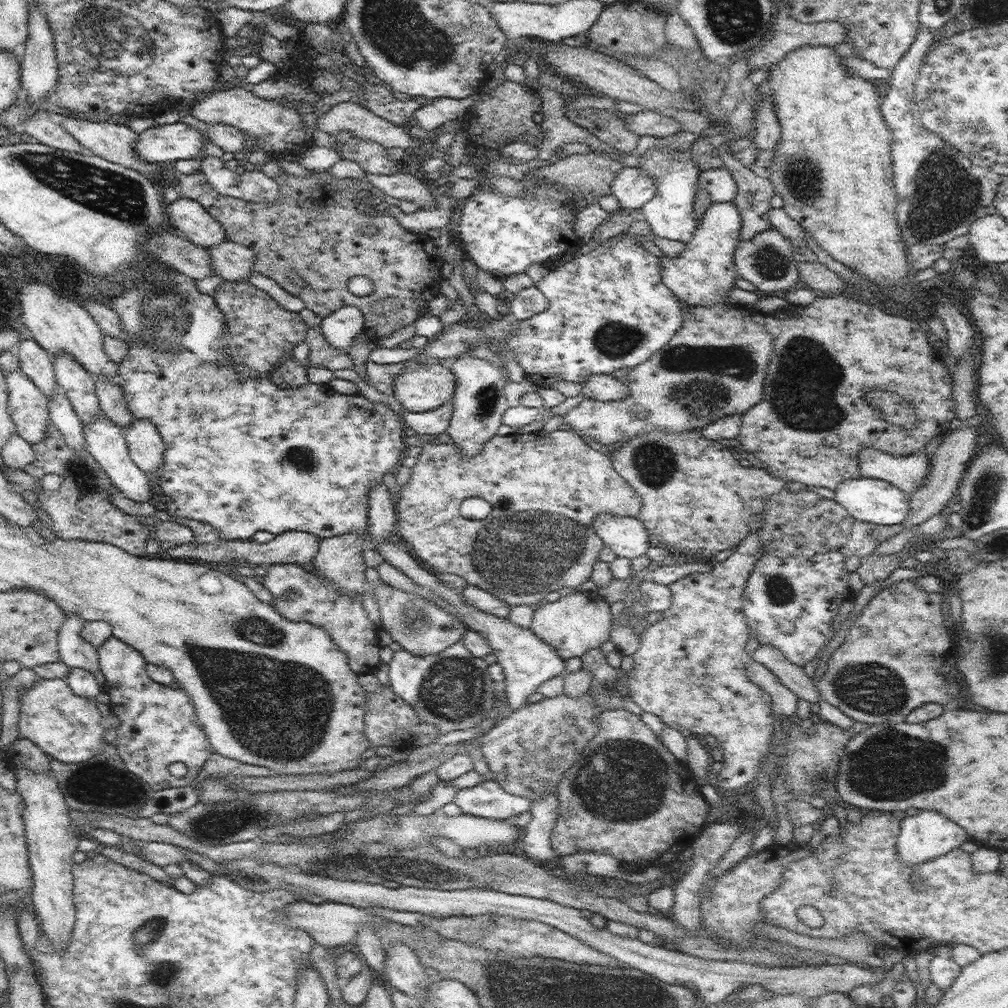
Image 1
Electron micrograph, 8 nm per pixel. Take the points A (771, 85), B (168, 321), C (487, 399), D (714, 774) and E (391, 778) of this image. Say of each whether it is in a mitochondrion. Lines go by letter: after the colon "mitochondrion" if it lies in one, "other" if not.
A: other
B: mitochondrion
C: mitochondrion
D: other
E: other

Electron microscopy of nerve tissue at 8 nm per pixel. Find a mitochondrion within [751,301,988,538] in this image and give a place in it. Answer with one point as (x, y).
(805, 382)

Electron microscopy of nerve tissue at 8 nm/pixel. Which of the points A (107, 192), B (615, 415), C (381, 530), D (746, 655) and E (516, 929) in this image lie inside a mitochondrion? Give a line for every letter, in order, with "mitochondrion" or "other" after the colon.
A: mitochondrion
B: other
C: other
D: other
E: mitochondrion

